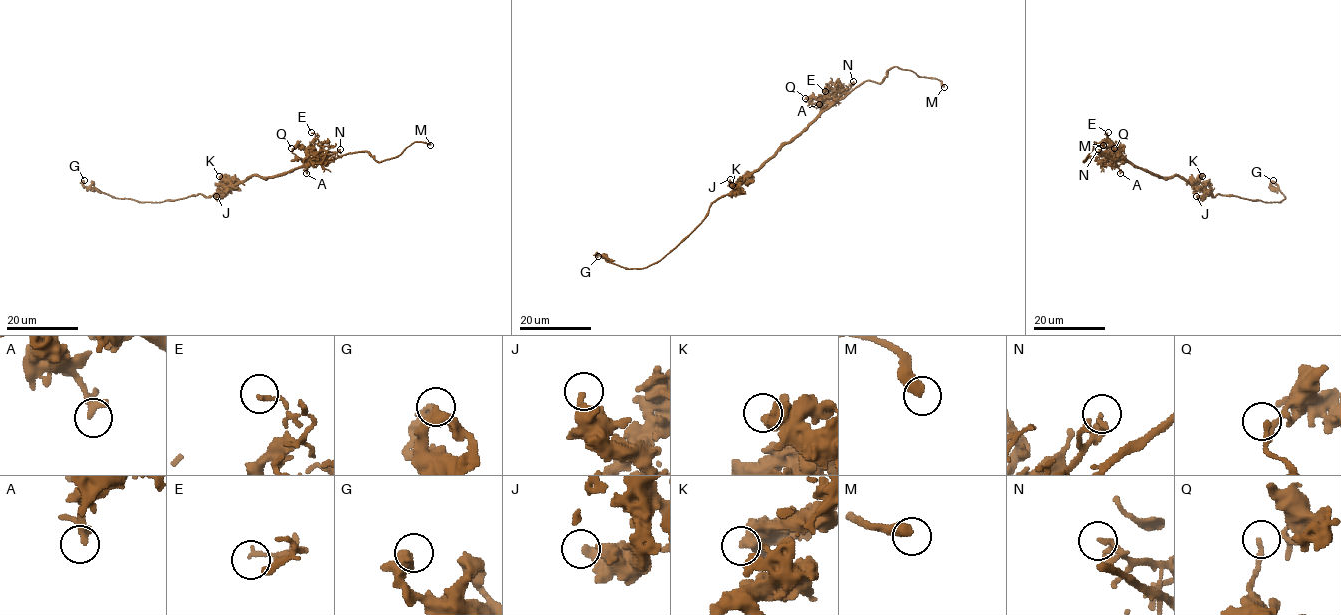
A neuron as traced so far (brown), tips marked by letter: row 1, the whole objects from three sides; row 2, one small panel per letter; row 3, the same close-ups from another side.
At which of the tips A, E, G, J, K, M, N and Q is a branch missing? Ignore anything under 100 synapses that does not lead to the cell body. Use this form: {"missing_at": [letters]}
{"missing_at": ["M"]}

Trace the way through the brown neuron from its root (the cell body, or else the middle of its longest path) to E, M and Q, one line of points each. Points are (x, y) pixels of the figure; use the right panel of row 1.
E: (1177, 175), (1155, 176), (1134, 166), (1120, 155), (1108, 137), (1108, 132)
M: (1177, 175), (1154, 175), (1125, 159), (1111, 160), (1097, 152), (1100, 152), (1083, 161), (1094, 142), (1103, 145)
Q: (1177, 175), (1153, 175), (1126, 159), (1115, 158), (1114, 148)

